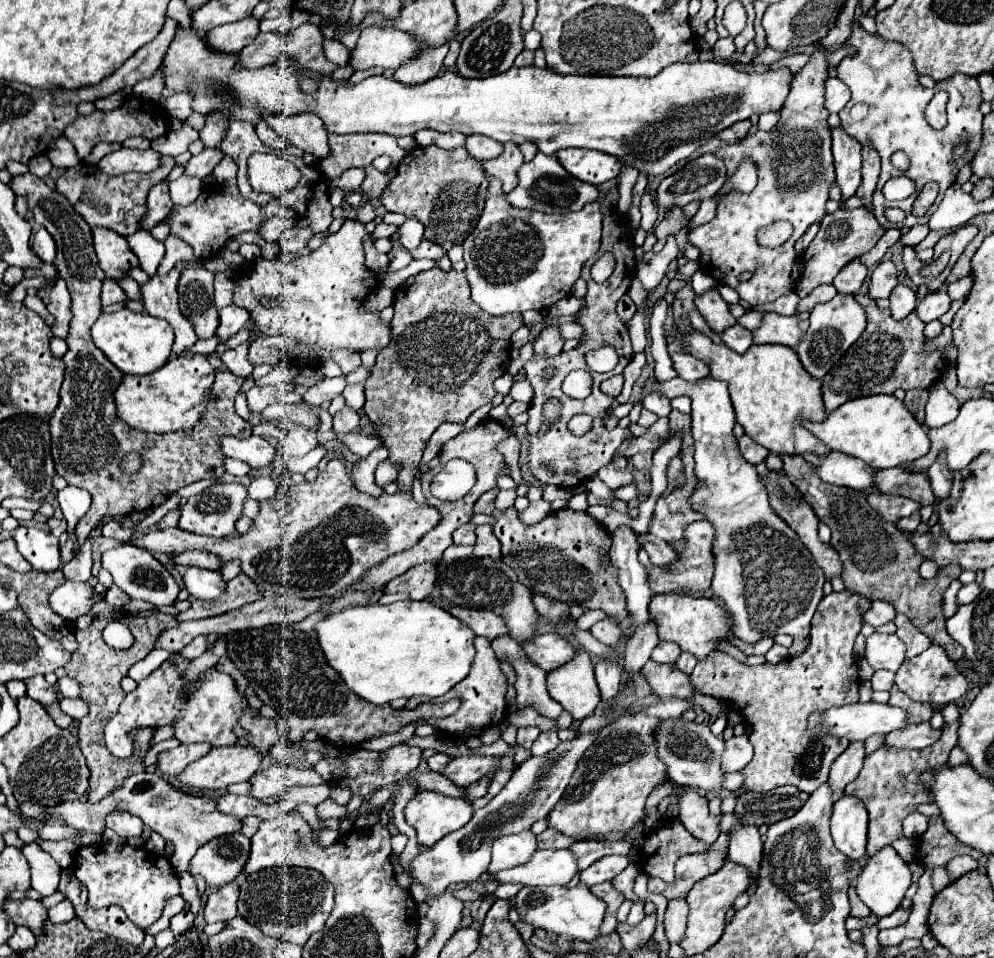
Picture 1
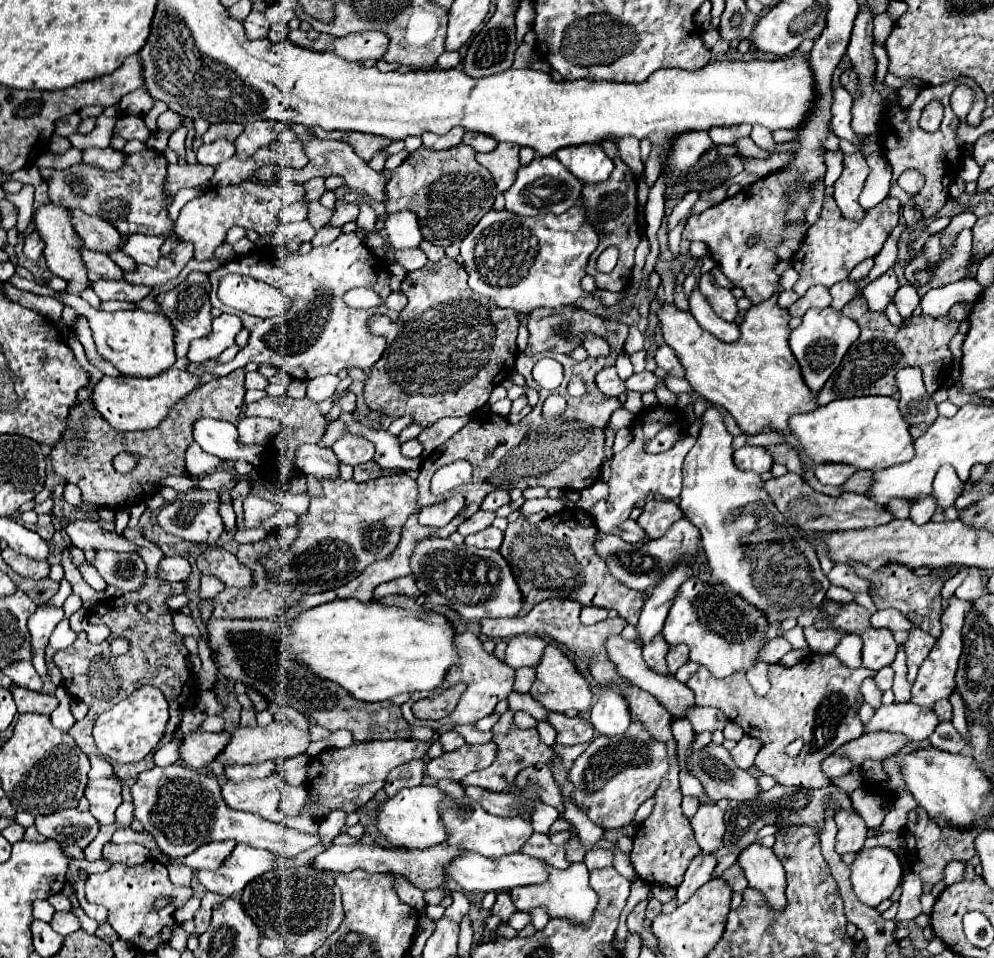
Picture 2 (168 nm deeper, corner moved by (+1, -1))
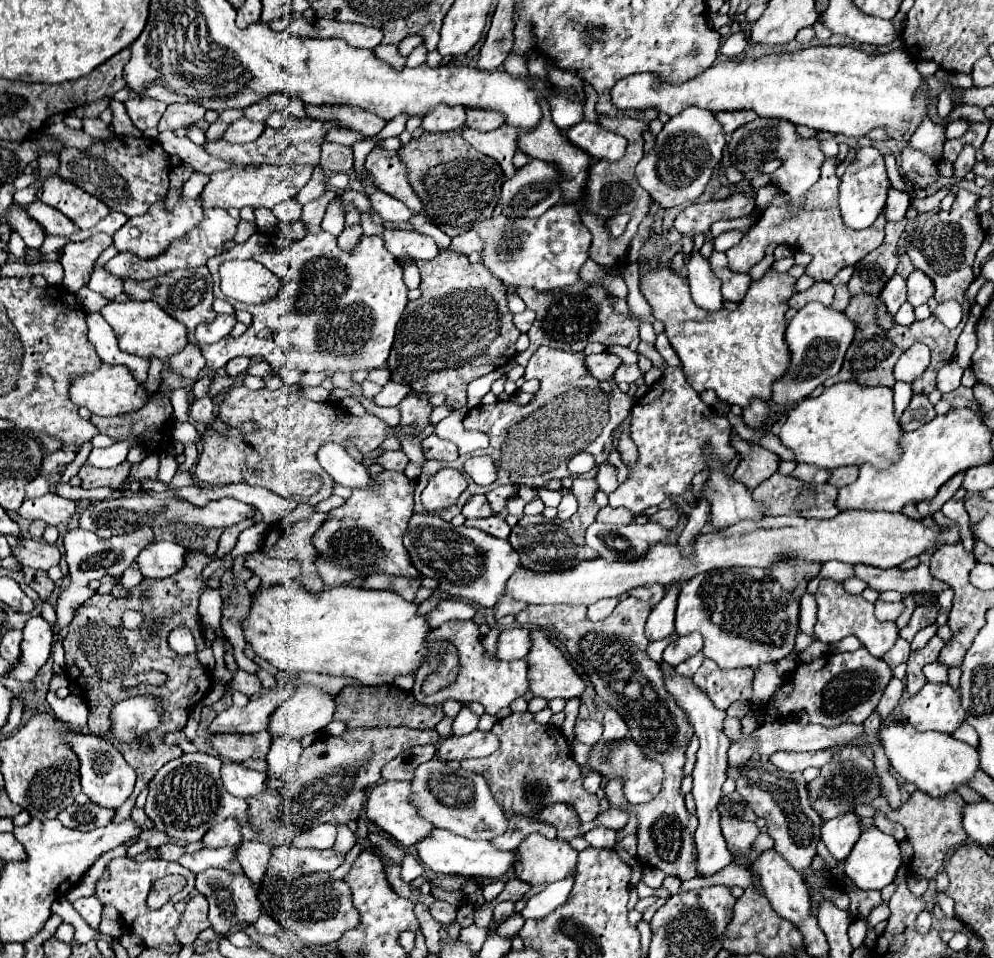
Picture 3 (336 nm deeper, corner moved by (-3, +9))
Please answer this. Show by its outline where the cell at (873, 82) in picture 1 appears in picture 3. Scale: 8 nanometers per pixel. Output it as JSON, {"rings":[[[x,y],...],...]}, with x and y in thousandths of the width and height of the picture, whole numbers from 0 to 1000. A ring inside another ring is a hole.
{"rings":[[[916,153],[908,156],[908,160],[906,160],[906,176],[910,178],[916,193],[925,193],[929,197],[945,187],[941,168],[937,164],[933,164],[931,160],[921,158]]]}

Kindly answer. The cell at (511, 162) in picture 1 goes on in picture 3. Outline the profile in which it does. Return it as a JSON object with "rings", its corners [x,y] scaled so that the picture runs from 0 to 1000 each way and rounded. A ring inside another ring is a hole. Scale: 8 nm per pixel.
{"rings":[[[508,128],[506,133],[500,133],[490,139],[468,133],[468,135],[464,135],[464,139],[466,139],[466,145],[470,149],[474,149],[474,153],[484,158],[486,162],[496,164],[506,174],[510,185],[518,183],[516,162],[520,158],[520,141],[522,141],[522,137],[518,133],[512,133]]]}

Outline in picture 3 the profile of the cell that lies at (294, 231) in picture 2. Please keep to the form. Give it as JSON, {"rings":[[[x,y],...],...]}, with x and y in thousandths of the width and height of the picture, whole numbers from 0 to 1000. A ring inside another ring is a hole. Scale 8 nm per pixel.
{"rings":[[[289,208],[289,210],[281,212],[279,216],[275,216],[273,220],[279,224],[279,229],[283,233],[291,235],[291,233],[295,233],[295,231],[299,231],[303,227],[303,212],[299,212],[297,208]]]}

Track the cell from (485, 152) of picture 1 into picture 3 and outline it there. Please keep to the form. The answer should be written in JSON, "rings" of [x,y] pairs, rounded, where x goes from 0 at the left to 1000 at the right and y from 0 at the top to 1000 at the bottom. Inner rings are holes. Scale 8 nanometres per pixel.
{"rings":[[[474,112],[470,116],[470,128],[468,133],[480,135],[480,137],[496,137],[498,133],[504,133],[508,128],[506,120],[500,120],[498,116],[480,116]]]}

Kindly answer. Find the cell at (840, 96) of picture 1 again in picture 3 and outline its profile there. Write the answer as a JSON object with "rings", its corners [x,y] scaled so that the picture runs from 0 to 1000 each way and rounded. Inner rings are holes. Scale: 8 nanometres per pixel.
{"rings":[[[896,197],[894,199],[894,208],[892,208],[892,216],[890,216],[892,231],[904,231],[904,229],[908,229],[914,212],[916,212],[916,206],[912,201]]]}

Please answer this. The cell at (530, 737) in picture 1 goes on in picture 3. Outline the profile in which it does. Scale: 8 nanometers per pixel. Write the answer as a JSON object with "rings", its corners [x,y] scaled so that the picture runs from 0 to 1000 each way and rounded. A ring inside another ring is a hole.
{"rings":[[[530,742],[530,744],[514,744],[512,748],[502,751],[496,757],[496,765],[502,771],[502,782],[492,790],[466,792],[464,801],[484,807],[490,813],[496,832],[500,834],[500,838],[508,847],[508,853],[512,855],[508,872],[494,876],[498,884],[504,884],[504,888],[514,888],[536,867],[542,867],[554,876],[560,872],[558,863],[552,863],[552,859],[540,859],[540,855],[536,855],[538,851],[536,834],[545,834],[545,842],[560,837],[577,839],[579,847],[586,847],[587,859],[595,858],[601,853],[604,846],[603,832],[587,824],[585,801],[572,788],[570,771],[566,769],[562,759],[542,757],[536,753],[536,746]]]}

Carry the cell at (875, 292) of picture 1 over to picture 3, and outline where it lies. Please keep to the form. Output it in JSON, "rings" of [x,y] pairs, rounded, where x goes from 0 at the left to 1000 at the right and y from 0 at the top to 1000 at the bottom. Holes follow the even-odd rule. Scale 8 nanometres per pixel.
{"rings":[[[898,287],[896,293],[890,297],[888,306],[886,306],[890,318],[892,318],[892,325],[896,329],[902,327],[902,323],[912,314],[912,297],[910,297],[910,291],[906,287]]]}

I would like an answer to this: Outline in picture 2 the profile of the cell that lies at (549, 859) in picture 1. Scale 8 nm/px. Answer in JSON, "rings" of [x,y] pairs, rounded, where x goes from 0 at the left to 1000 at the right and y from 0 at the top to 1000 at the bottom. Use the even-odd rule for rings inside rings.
{"rings":[[[466,890],[464,895],[460,895],[454,903],[452,903],[452,913],[460,920],[460,924],[466,930],[514,930],[522,924],[546,924],[546,920],[550,920],[550,901],[540,897],[540,895],[532,895],[528,890],[518,890],[518,892],[510,892],[504,895],[500,899],[490,897],[482,890]]]}

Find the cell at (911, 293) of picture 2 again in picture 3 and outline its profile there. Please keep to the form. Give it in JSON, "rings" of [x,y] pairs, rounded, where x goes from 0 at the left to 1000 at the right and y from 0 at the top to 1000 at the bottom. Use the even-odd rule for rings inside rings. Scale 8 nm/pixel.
{"rings":[[[919,283],[912,291],[912,302],[914,302],[914,310],[912,314],[919,318],[919,320],[925,320],[929,316],[935,314],[935,310],[939,310],[941,306],[941,297],[939,293],[929,285],[929,283]]]}

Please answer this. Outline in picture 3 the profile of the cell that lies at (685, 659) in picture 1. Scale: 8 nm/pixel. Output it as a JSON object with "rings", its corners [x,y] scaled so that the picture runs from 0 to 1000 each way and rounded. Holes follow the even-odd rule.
{"rings":[[[701,682],[701,684],[697,684],[697,686],[693,686],[691,690],[687,690],[685,694],[681,694],[679,696],[679,700],[683,703],[683,705],[689,705],[689,707],[697,707],[699,703],[701,703],[701,698],[705,696],[705,692],[707,692],[707,682]]]}

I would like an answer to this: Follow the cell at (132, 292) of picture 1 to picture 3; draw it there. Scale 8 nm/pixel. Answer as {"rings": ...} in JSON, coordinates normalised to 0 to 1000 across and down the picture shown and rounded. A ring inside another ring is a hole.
{"rings":[[[39,208],[33,210],[33,212],[27,216],[27,222],[29,222],[35,231],[39,231],[49,245],[71,247],[71,245],[77,241],[77,237],[75,237],[65,224],[61,224],[57,218],[53,218],[53,216],[41,212]]]}

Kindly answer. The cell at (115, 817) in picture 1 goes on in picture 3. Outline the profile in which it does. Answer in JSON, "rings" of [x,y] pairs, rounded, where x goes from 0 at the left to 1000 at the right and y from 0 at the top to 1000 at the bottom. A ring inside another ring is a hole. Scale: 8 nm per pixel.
{"rings":[[[63,765],[65,778],[79,788],[79,807],[81,807],[81,826],[98,840],[118,844],[126,838],[126,834],[134,828],[136,822],[136,805],[134,801],[124,792],[122,784],[114,780],[112,773],[94,767],[94,765]],[[92,790],[92,792],[90,792]]]}

